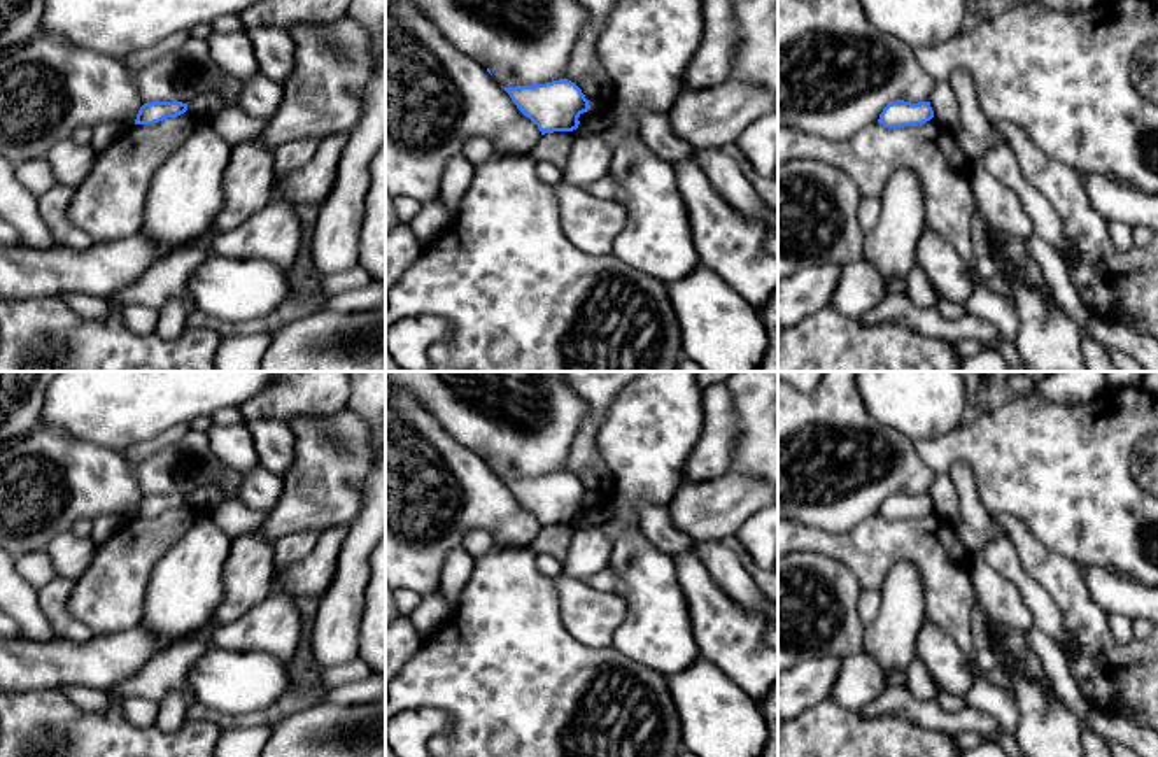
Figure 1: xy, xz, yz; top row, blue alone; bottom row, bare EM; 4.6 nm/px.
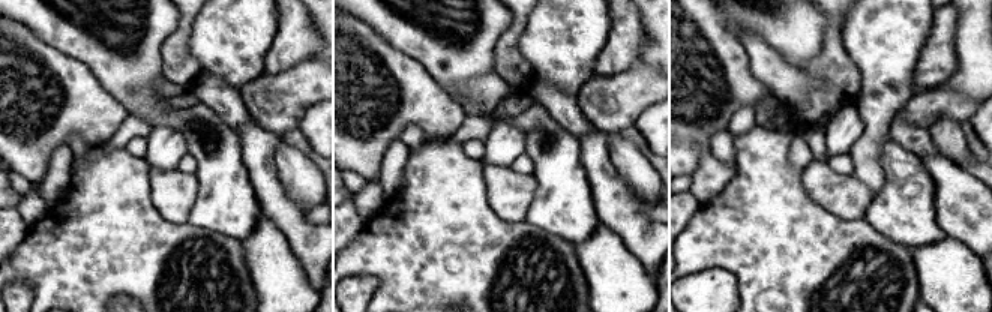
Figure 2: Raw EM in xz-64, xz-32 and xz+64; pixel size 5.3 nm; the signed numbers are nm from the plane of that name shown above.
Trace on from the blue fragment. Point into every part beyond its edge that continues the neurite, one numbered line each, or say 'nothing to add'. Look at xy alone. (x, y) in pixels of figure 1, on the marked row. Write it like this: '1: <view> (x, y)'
nothing to add

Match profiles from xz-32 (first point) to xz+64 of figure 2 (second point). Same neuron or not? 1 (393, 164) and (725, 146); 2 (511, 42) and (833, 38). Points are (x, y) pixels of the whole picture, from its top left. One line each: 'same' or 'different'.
1: same
2: same

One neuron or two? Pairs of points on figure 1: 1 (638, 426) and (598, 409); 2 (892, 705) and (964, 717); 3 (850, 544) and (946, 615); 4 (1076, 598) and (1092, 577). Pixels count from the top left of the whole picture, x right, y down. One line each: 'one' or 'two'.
1: two
2: one
3: one
4: two

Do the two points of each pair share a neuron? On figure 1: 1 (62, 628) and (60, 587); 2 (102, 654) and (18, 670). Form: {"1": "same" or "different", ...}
{"1": "same", "2": "same"}

